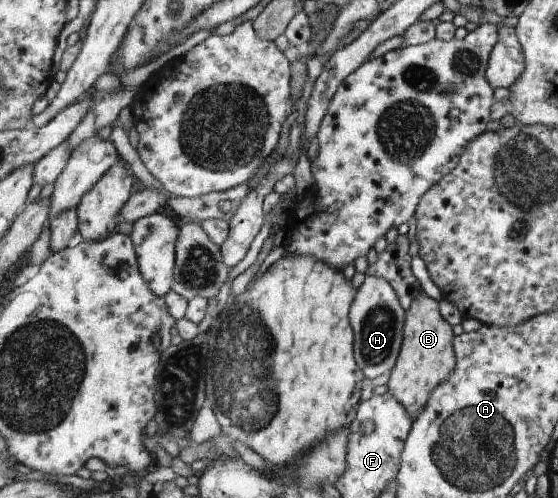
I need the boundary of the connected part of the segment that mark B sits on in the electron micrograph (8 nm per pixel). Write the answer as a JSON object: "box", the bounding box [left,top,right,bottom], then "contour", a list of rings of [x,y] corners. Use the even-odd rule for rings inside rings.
{"box":[387,292,457,421],"contour":[[[421,292],[416,301],[406,311],[404,342],[400,349],[396,366],[390,373],[387,386],[389,390],[406,407],[414,421],[425,409],[433,390],[445,383],[457,365],[454,349],[453,327],[443,319],[439,311],[439,302]]]}

